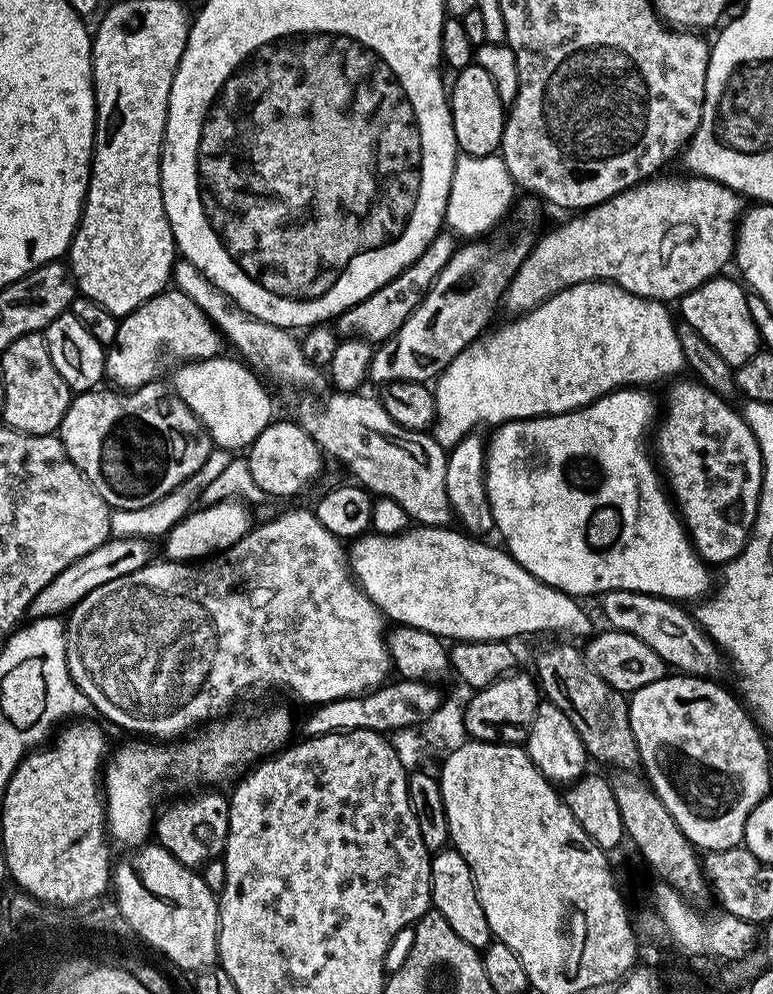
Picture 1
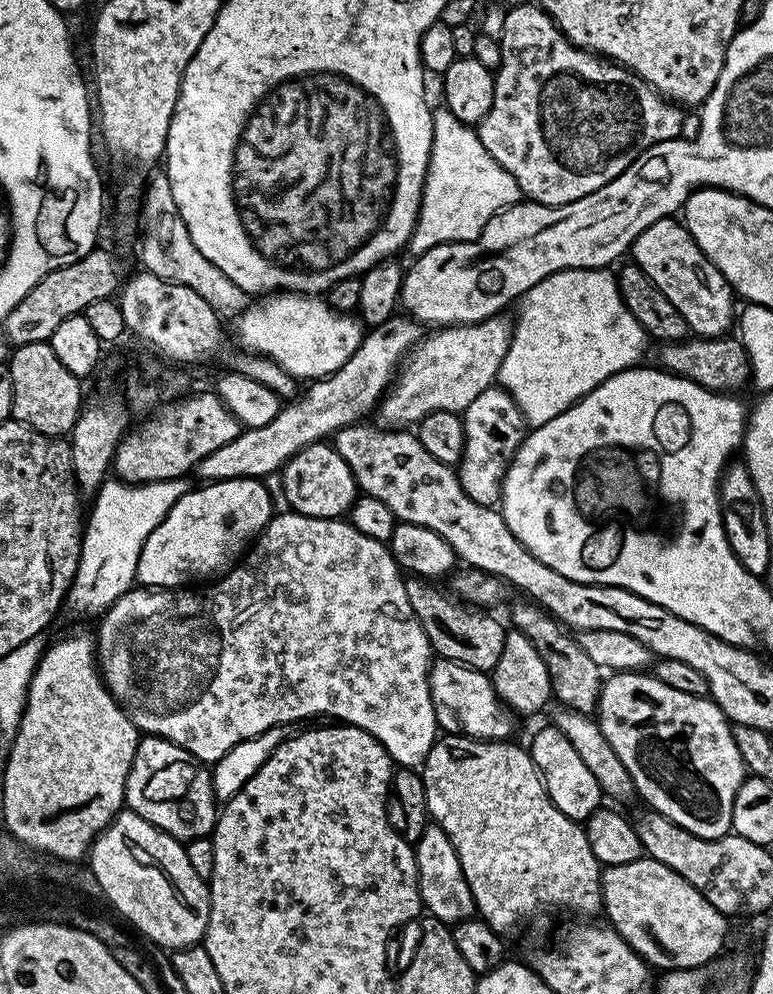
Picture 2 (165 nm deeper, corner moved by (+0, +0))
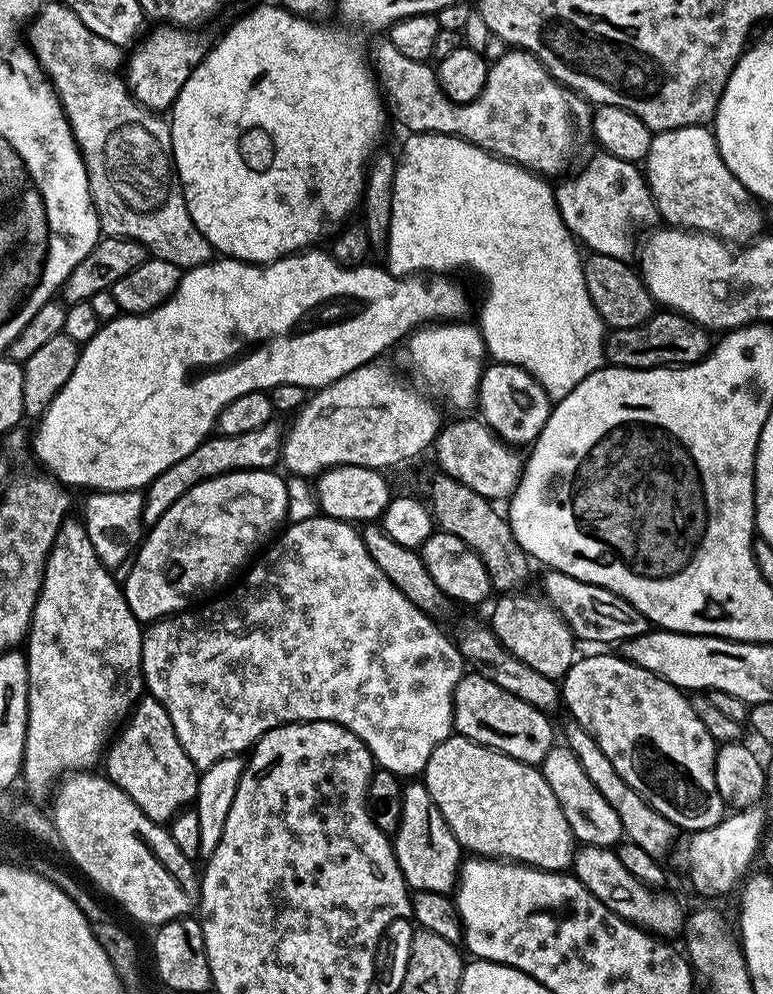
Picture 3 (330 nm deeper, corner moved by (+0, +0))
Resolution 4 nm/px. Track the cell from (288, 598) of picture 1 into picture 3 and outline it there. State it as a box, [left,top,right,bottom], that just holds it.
[142,514,466,778]

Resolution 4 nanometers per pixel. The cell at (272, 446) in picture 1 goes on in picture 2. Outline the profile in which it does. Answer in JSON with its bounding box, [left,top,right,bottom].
[278,442,358,520]

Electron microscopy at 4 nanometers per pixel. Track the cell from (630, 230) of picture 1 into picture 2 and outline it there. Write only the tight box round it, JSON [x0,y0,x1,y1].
[378,315,514,426]

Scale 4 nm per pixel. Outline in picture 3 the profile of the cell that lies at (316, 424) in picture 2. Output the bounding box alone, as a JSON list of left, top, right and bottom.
[143,422,282,526]

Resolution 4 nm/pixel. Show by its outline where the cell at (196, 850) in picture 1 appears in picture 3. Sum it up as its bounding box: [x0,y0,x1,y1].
[102,695,198,825]

